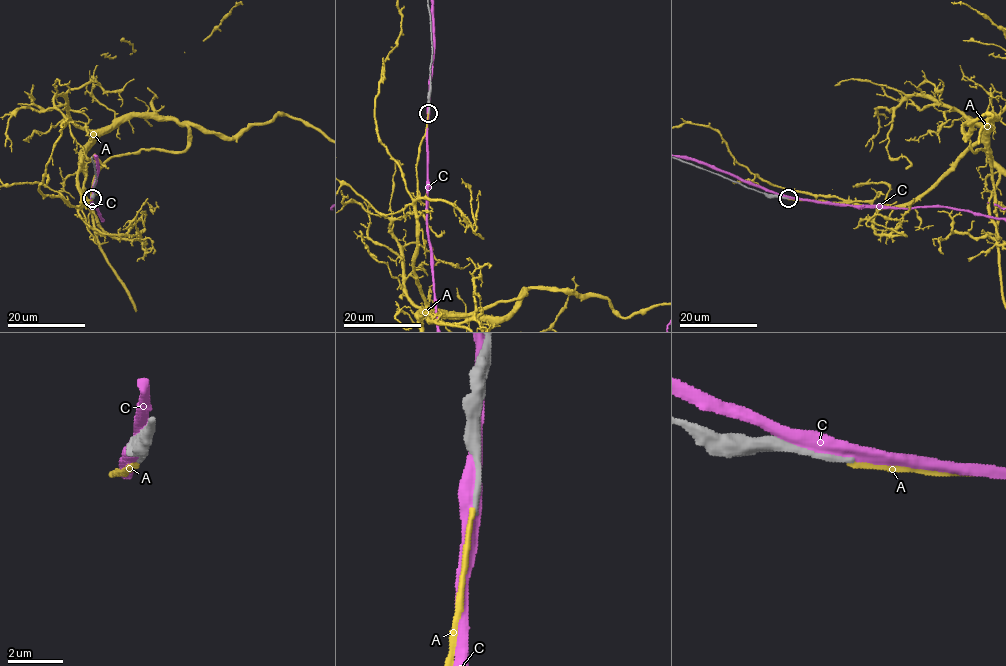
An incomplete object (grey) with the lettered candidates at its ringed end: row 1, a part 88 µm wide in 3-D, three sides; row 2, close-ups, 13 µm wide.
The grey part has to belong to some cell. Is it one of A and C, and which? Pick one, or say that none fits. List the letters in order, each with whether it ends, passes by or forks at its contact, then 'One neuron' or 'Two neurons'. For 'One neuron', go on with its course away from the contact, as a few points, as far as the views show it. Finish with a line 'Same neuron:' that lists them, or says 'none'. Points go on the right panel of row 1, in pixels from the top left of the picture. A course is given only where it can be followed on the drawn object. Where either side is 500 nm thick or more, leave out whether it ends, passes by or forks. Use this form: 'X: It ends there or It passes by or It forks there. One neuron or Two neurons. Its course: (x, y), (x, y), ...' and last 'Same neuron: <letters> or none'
A: It ends there. Two neurons
C: Two neurons
Same neuron: none

